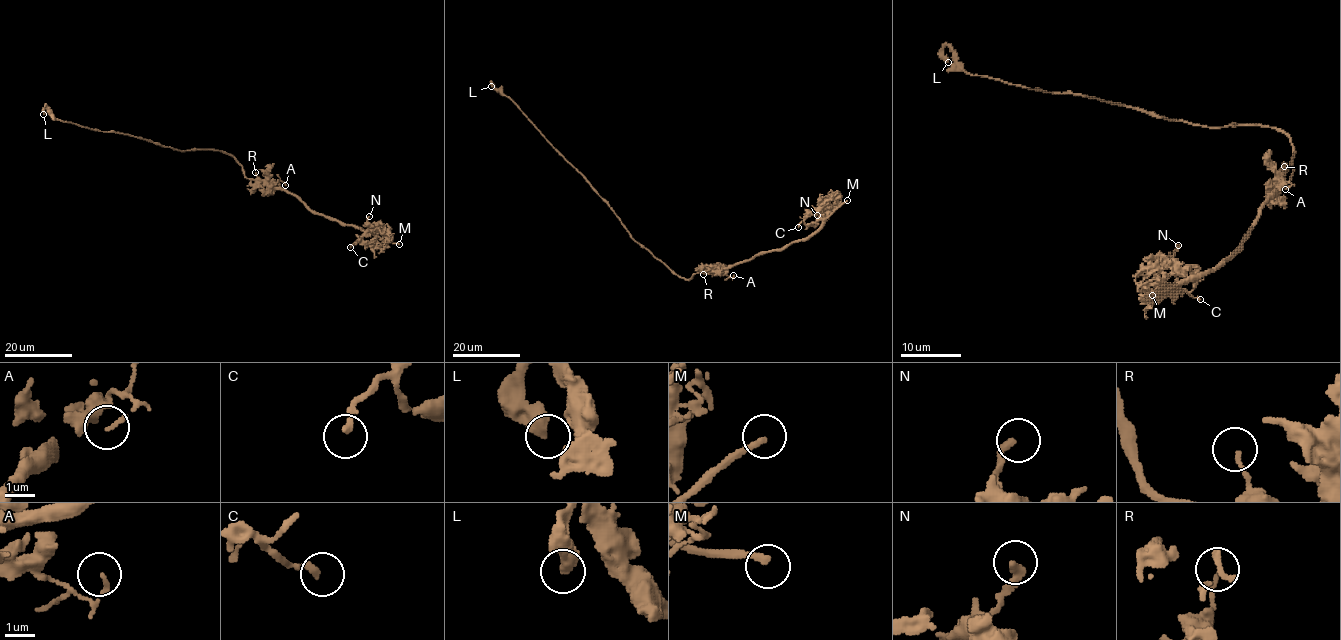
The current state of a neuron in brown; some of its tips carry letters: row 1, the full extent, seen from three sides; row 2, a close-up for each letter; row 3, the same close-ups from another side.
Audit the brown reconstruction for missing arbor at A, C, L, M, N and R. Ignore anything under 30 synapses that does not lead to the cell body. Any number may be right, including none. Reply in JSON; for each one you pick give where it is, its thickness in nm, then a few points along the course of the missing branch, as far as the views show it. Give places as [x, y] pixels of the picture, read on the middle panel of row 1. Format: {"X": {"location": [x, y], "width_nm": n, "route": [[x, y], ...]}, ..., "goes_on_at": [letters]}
{"M": {"location": [847, 200], "width_nm": 220, "route": [[847, 200], [859, 199], [868, 209], [872, 227], [869, 240], [866, 243], [864, 240]]}, "goes_on_at": ["M"]}

